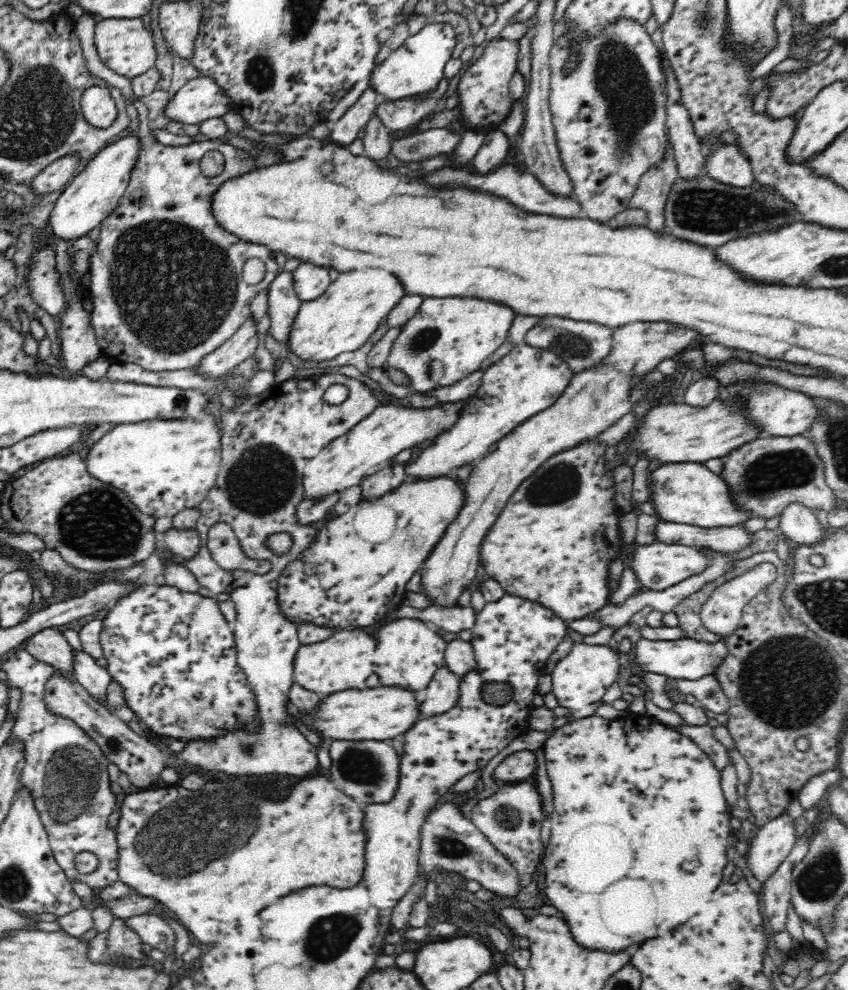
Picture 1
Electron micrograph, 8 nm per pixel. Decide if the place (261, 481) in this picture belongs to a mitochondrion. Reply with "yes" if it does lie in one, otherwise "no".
yes

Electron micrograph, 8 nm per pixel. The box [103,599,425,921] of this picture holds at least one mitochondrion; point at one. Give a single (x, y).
(188, 835)

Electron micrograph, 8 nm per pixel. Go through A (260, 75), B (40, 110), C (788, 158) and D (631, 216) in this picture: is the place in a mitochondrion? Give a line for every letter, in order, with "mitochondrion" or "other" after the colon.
A: mitochondrion
B: mitochondrion
C: other
D: other

